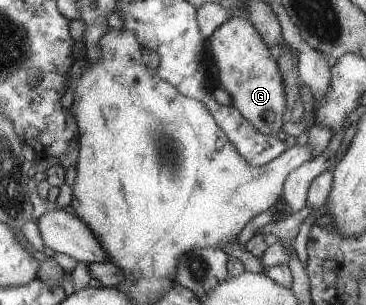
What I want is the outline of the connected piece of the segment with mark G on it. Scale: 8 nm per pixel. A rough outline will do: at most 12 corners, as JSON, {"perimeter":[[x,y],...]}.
{"perimeter":[[253,25],[206,39],[216,84],[260,133],[280,134],[284,86]]}

